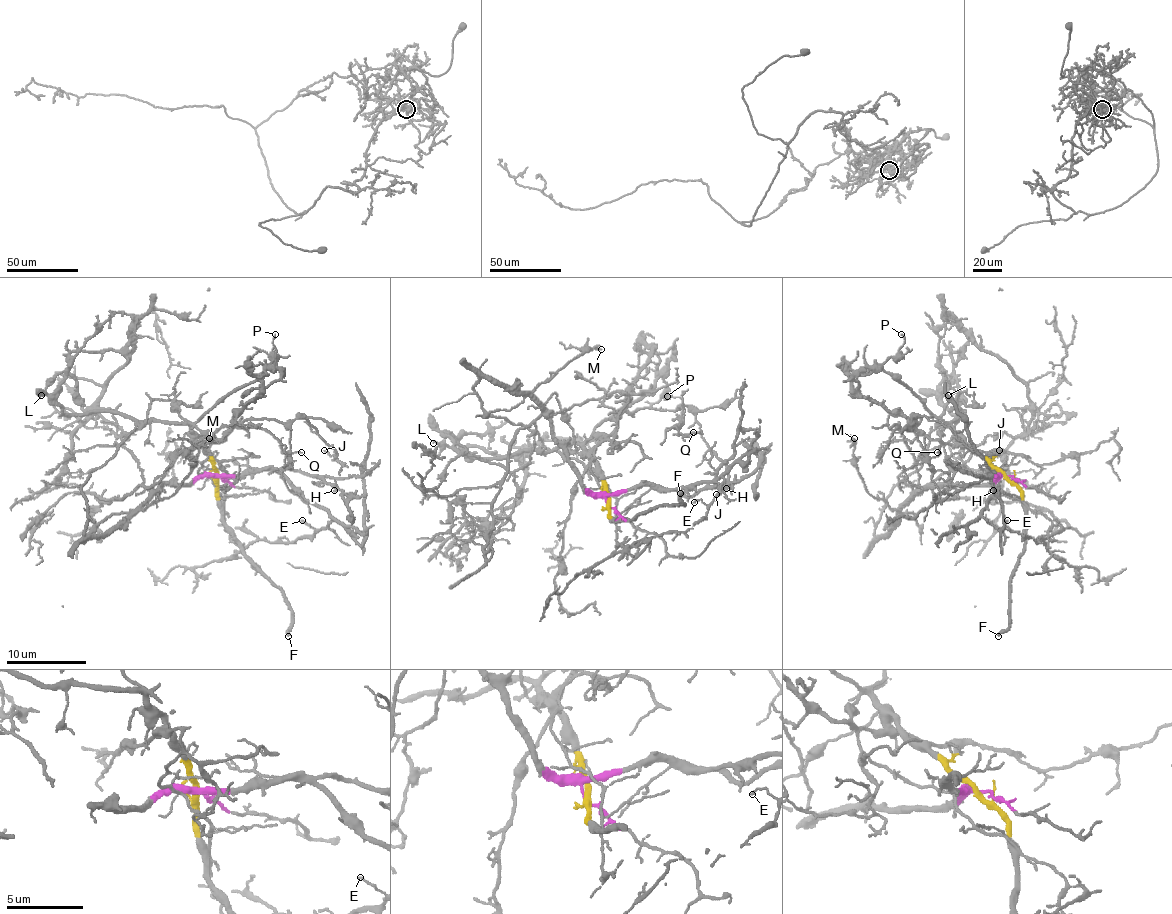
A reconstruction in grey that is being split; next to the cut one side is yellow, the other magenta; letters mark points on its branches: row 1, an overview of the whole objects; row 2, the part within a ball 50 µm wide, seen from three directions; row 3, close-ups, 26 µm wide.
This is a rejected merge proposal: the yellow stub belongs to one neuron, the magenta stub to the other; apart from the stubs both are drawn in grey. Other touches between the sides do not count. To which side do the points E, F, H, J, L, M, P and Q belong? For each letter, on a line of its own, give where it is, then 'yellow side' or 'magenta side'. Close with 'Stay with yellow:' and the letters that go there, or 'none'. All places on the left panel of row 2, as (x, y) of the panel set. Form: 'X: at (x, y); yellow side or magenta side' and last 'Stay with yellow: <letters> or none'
E: at (302, 520); magenta side
F: at (288, 636); yellow side
H: at (334, 490); magenta side
J: at (324, 450); yellow side
L: at (41, 395); yellow side
M: at (209, 438); magenta side
P: at (275, 334); yellow side
Q: at (301, 452); yellow side
Stay with yellow: F, J, L, P, Q

